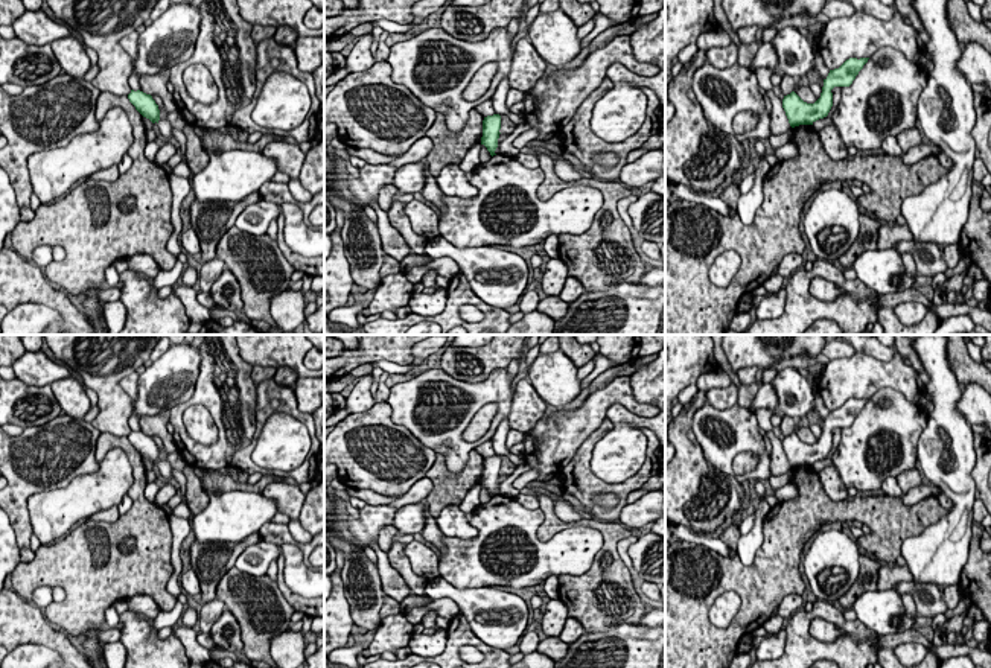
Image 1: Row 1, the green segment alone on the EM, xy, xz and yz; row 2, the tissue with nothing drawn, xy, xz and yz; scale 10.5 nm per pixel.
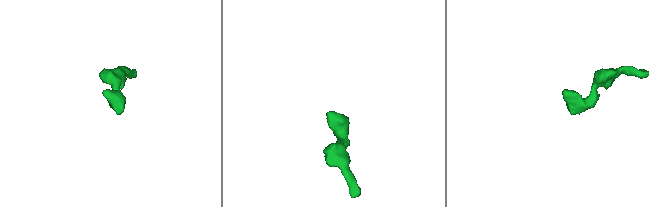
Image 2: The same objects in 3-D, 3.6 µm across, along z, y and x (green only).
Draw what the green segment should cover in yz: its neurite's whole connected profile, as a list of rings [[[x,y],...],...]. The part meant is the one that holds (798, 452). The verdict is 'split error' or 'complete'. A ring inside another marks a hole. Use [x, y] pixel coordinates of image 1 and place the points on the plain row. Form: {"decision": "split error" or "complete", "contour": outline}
{"decision": "complete", "contour": [[[849,399],[839,409],[830,411],[824,420],[821,438],[814,444],[804,443],[795,432],[784,437],[782,449],[792,469],[813,466],[828,456],[833,447],[834,428],[849,428],[869,399]]]}

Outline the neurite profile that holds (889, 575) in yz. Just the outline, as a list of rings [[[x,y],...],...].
[[[886,565],[880,566],[877,590],[895,589],[901,581],[912,581],[912,574],[907,566]]]

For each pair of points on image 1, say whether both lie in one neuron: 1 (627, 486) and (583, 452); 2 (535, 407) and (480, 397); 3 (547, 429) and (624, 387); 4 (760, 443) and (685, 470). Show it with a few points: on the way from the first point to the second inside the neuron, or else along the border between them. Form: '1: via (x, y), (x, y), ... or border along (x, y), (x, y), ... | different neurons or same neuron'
1: via (612, 487), (597, 486), (583, 472), (583, 467) | same neuron
2: border along (515, 388), (512, 408), (506, 417) | different neurons
3: via (567, 429), (576, 426), (605, 397) | same neuron
4: border along (691, 429), (705, 460), (739, 481) | different neurons

